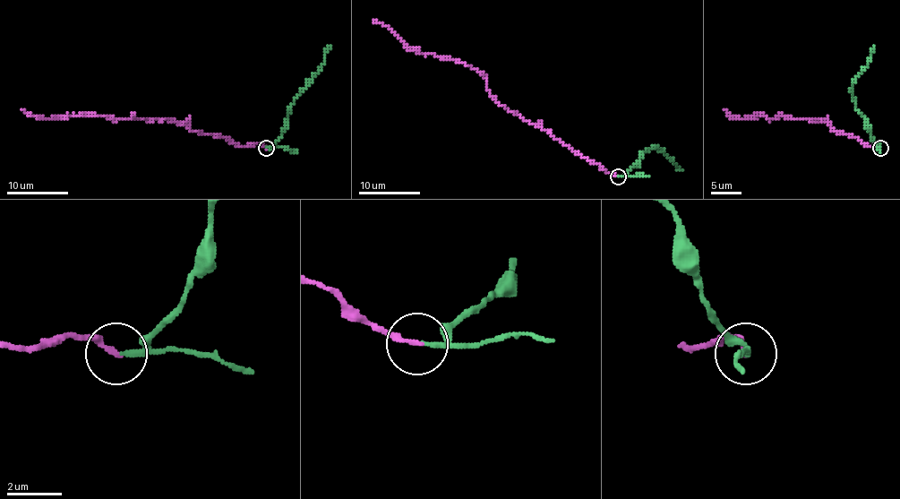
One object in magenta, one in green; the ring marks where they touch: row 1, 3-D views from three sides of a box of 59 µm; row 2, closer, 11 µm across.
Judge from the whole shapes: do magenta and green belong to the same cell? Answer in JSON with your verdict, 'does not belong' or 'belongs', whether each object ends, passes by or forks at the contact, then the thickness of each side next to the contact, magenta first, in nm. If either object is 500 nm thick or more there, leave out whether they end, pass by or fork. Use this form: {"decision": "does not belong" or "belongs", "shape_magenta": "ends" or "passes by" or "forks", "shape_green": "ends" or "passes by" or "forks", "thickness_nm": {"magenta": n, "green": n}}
{"decision": "does not belong", "shape_magenta": "ends", "shape_green": "passes by", "thickness_nm": {"magenta": 180, "green": 130}}

